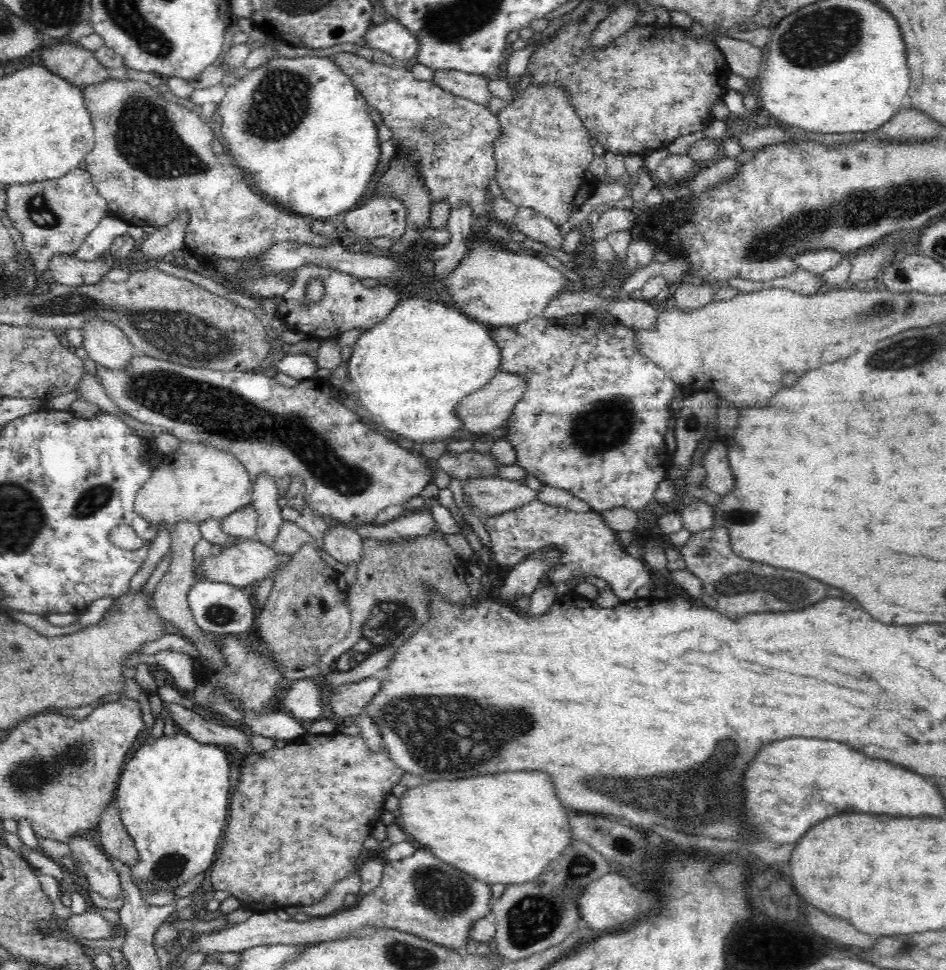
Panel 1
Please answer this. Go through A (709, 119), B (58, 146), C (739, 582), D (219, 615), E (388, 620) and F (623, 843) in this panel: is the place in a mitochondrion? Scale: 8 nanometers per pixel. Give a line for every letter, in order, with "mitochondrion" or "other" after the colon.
A: other
B: other
C: mitochondrion
D: mitochondrion
E: mitochondrion
F: mitochondrion

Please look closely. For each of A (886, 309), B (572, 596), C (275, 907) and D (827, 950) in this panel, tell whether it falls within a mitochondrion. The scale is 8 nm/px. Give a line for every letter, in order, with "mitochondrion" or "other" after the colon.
A: mitochondrion
B: other
C: other
D: other

